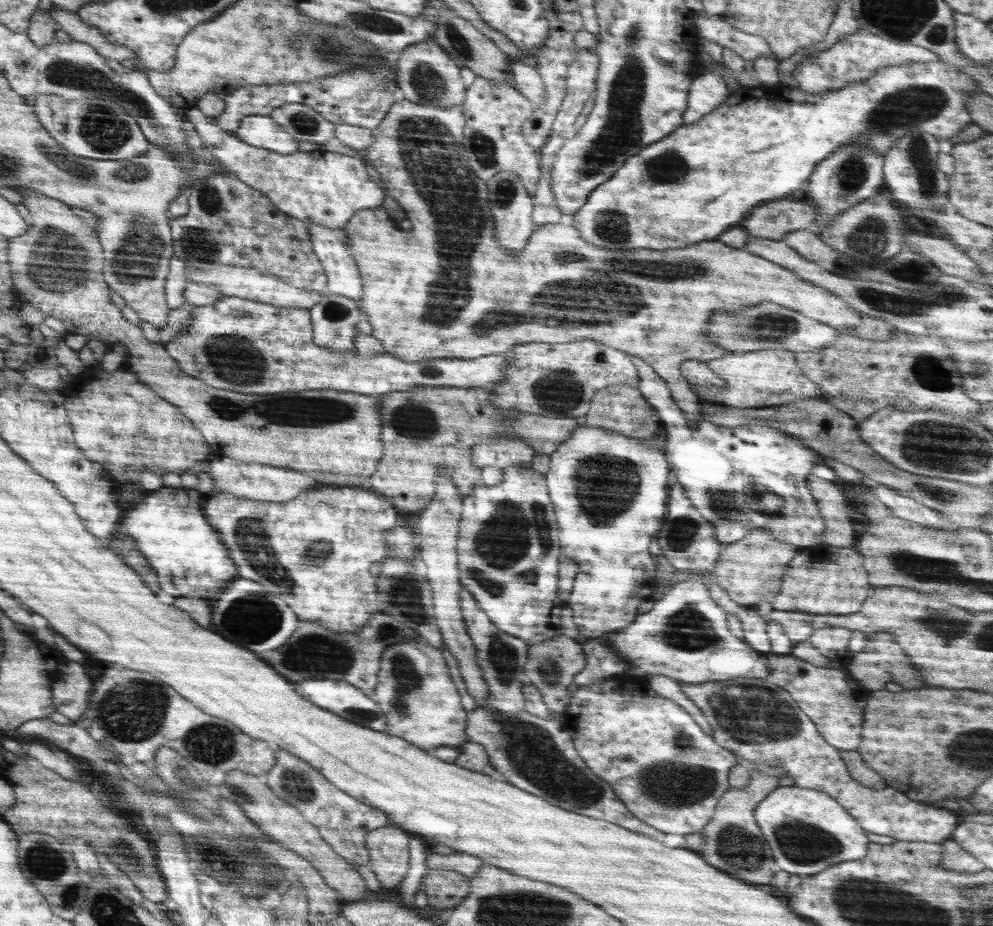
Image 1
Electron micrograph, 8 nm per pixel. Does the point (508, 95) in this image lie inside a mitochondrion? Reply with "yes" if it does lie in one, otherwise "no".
no

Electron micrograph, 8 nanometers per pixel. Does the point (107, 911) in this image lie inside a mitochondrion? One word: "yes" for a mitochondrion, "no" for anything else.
yes

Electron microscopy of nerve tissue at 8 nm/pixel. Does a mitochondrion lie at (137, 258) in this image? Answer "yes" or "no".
yes

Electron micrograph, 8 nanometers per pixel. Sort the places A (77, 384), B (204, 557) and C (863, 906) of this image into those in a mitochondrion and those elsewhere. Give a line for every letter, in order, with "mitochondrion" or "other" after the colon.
A: other
B: other
C: mitochondrion

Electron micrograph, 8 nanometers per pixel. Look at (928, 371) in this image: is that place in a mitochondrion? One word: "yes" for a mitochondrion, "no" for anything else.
yes

